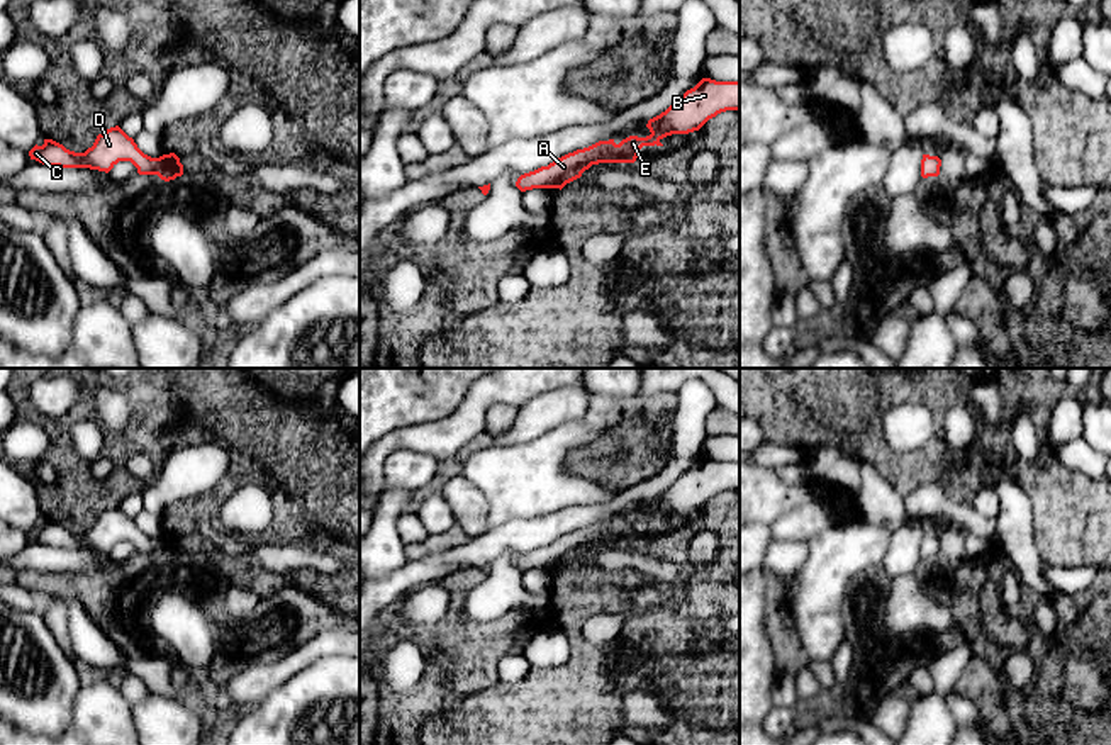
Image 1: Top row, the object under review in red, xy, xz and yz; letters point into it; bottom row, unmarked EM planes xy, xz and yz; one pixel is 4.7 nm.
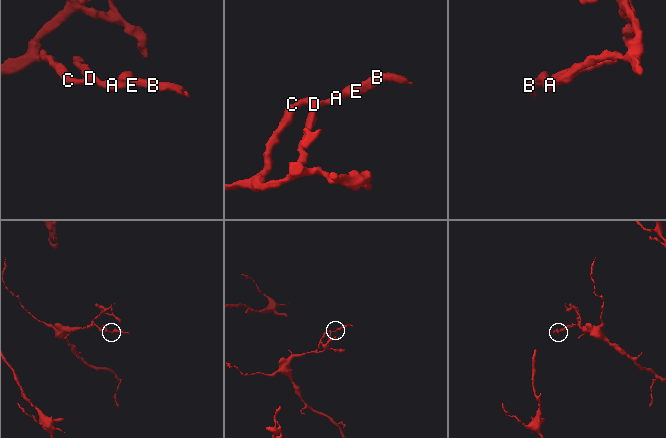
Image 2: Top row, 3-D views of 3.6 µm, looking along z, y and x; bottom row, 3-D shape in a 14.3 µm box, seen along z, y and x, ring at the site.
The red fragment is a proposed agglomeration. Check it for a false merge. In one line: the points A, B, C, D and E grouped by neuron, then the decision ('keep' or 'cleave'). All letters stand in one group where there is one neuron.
A B C D E; keep

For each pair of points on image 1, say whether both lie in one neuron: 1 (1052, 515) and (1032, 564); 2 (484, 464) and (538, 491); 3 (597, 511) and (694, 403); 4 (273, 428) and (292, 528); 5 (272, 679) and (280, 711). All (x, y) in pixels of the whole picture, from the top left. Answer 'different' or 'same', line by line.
1: different
2: same
3: same
4: same
5: different

